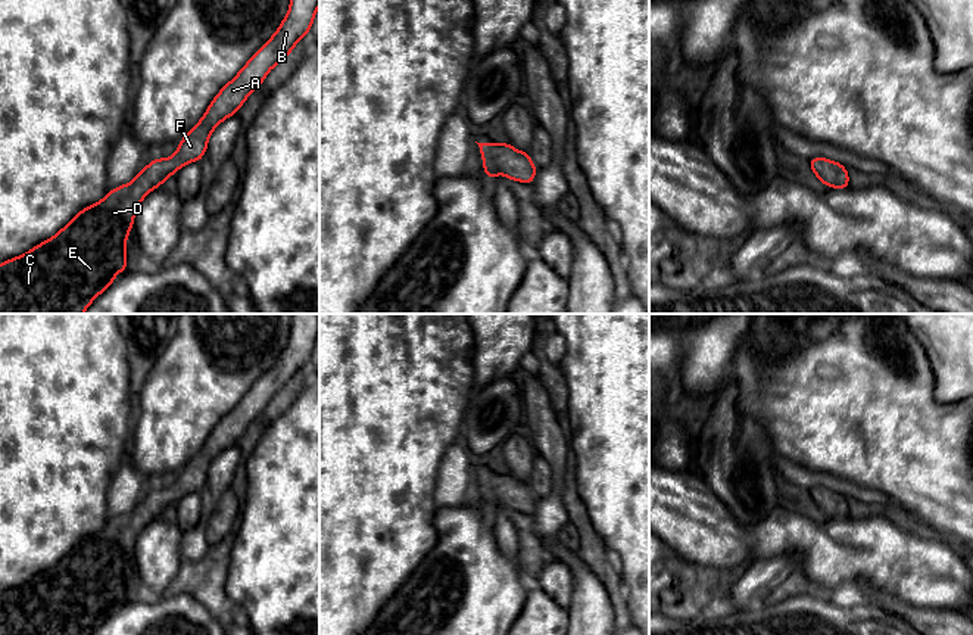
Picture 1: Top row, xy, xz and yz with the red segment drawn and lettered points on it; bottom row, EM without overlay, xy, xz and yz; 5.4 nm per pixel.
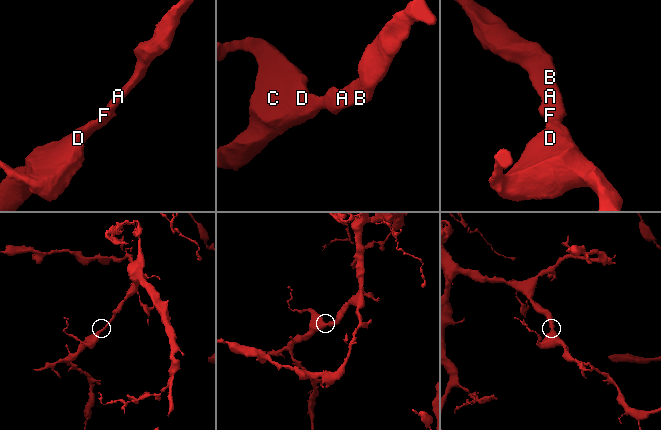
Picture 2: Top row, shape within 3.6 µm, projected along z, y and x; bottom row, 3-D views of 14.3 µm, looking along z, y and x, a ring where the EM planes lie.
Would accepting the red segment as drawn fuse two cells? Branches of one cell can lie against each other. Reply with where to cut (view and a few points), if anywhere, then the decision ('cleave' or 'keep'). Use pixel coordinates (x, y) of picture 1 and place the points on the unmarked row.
no cut | keep

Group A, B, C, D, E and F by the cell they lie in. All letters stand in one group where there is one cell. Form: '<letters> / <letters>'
A B C D E F

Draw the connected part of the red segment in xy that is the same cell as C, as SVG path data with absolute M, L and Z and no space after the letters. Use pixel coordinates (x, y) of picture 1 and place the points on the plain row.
M293 314L289 342L278 359L219 420L200 451L180 470L172 486L155 488L131 513L110 519L100 532L81 539L53 567L0 594L0 635L91 635L116 610L119 601L127 601L127 567L141 530L181 497L200 492L212 461L236 445L246 429L262 415L268 402L290 386L293 377L311 361L318 337L319 314Z

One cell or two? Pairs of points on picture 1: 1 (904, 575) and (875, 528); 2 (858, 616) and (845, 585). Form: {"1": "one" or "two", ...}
{"1": "one", "2": "two"}

